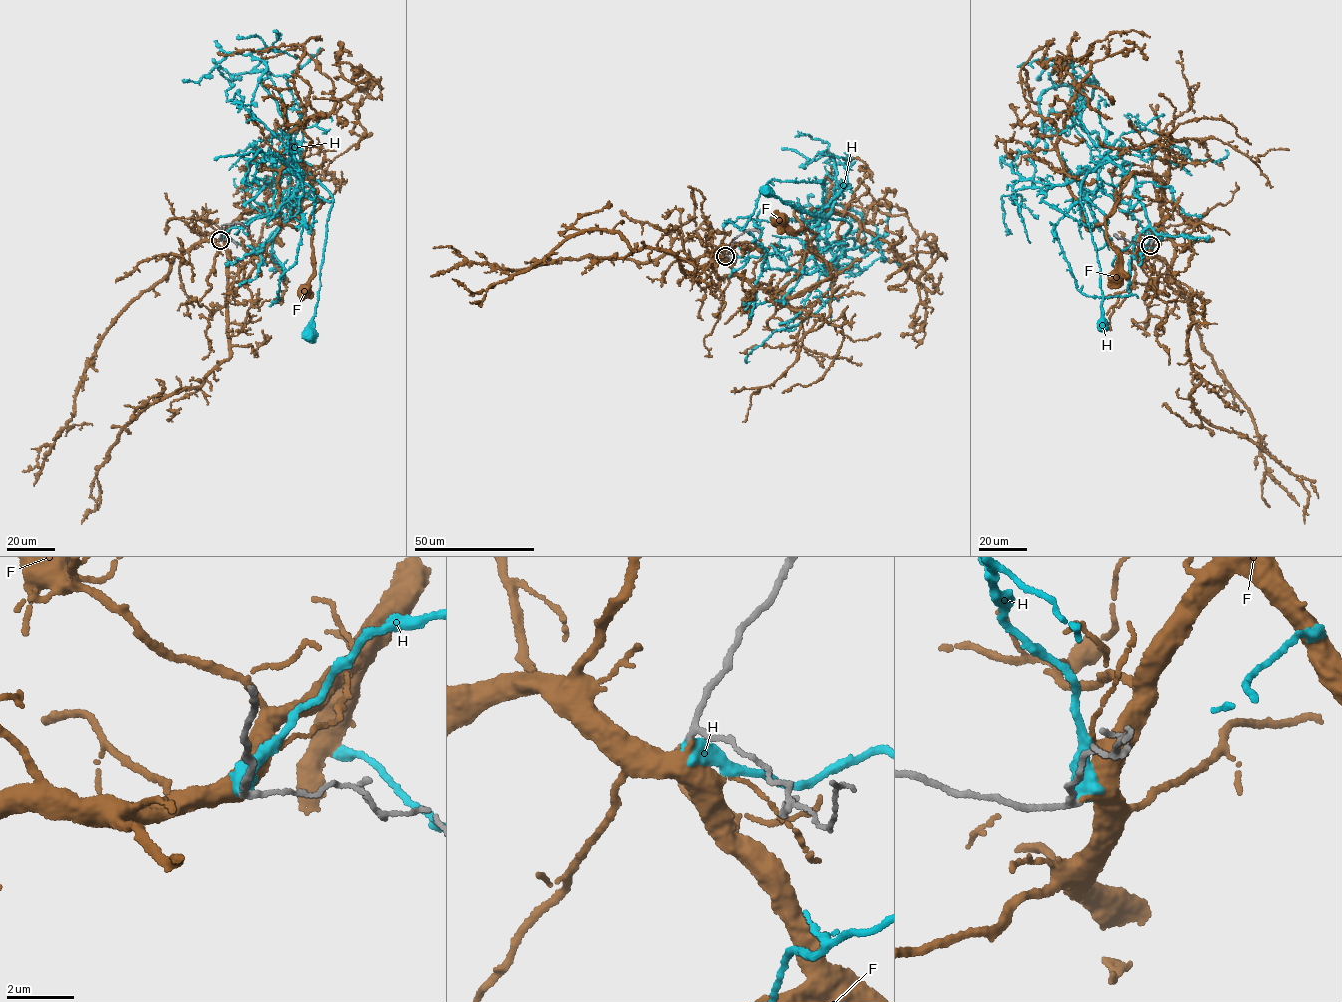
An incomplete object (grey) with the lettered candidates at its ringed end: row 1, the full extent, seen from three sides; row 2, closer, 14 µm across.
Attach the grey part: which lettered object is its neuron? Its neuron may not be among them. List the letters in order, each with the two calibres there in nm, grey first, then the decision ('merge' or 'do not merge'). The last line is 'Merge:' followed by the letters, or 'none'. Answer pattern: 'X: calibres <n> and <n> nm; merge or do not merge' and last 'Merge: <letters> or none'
F: calibres 160 and 400 nm; merge
H: calibres 160 and 550 nm; do not merge
Merge: F

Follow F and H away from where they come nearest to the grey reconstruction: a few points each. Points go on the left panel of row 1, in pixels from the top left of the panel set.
F: (220, 240), (242, 215), (318, 197), (322, 202), (307, 226), (314, 232), (315, 266), (305, 292)
H: (220, 240), (246, 220), (280, 212), (306, 172), (326, 189), (333, 204), (318, 299), (305, 332), (310, 333)

